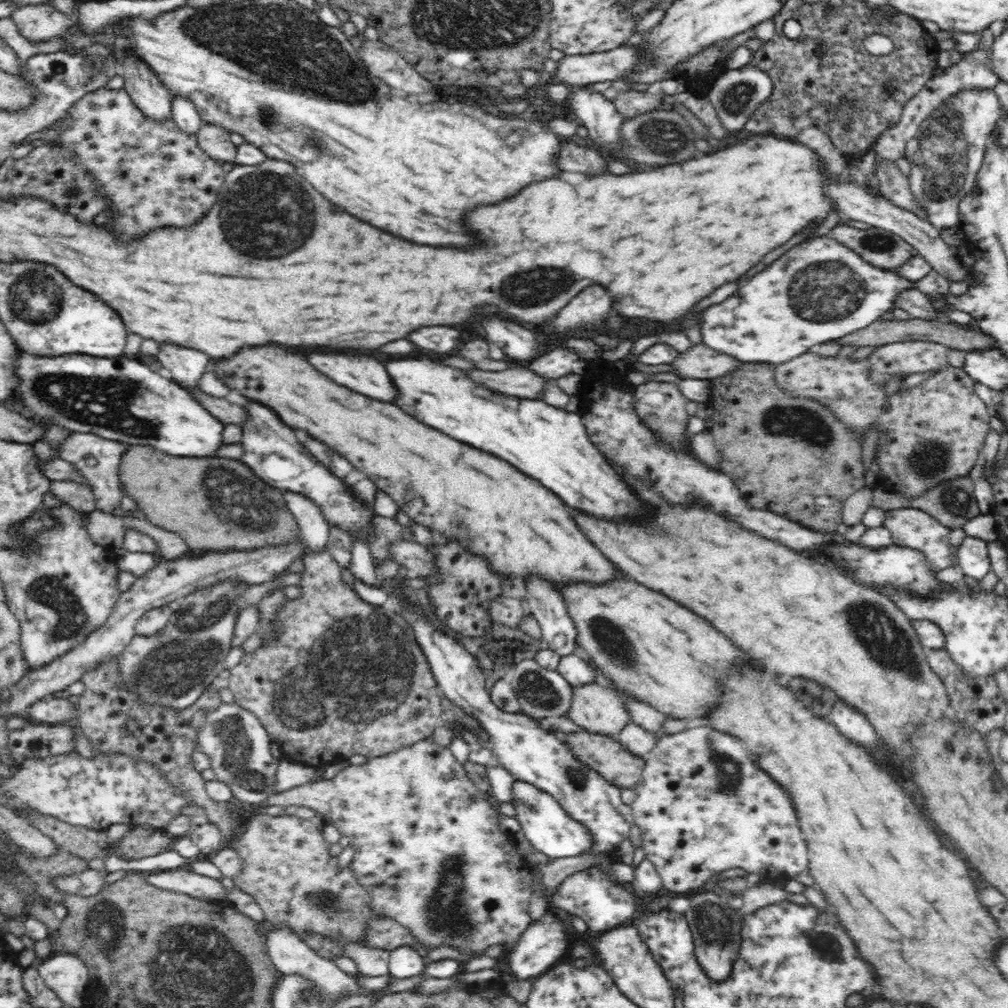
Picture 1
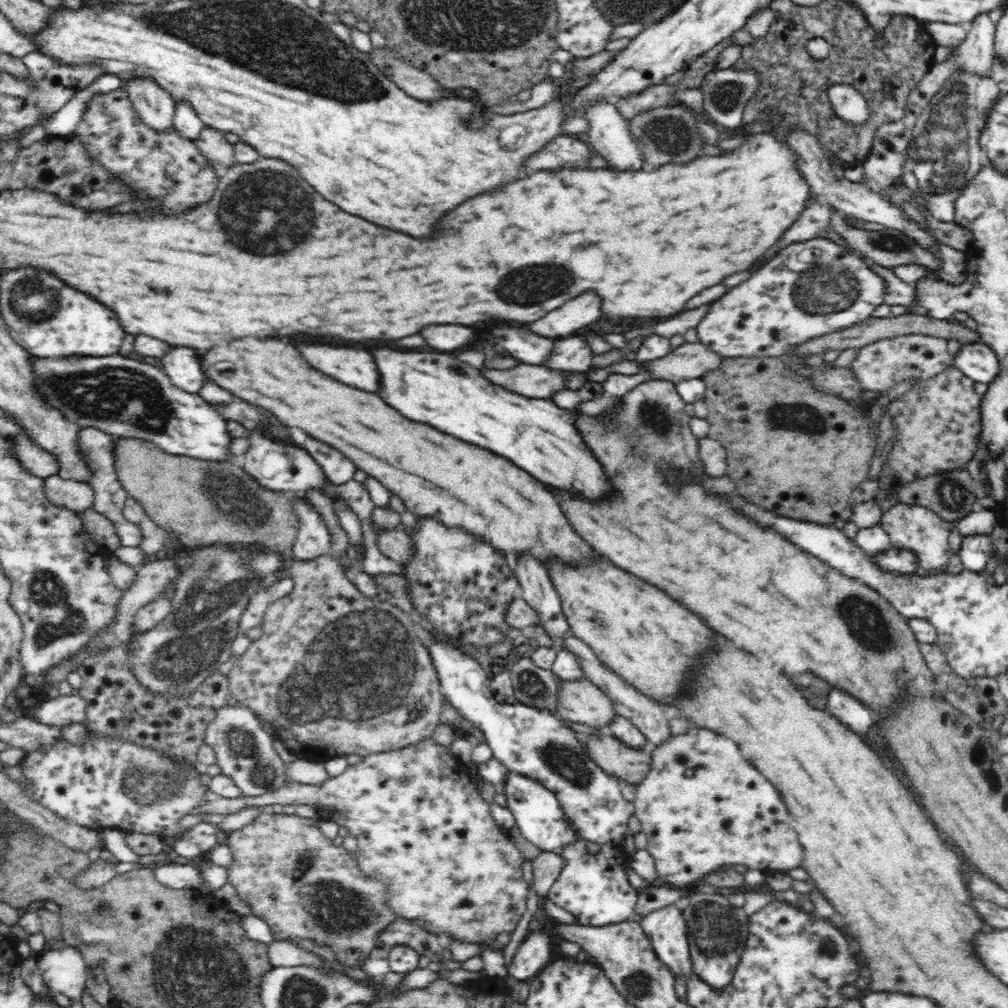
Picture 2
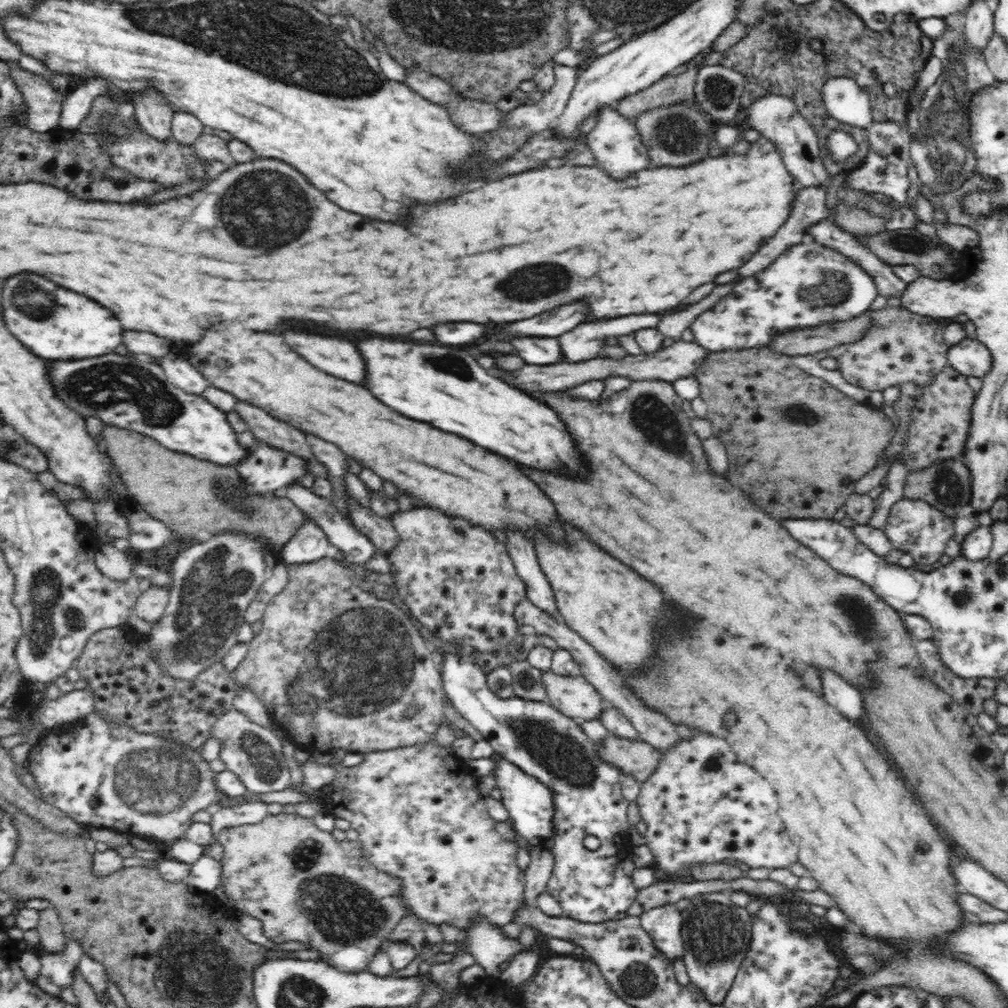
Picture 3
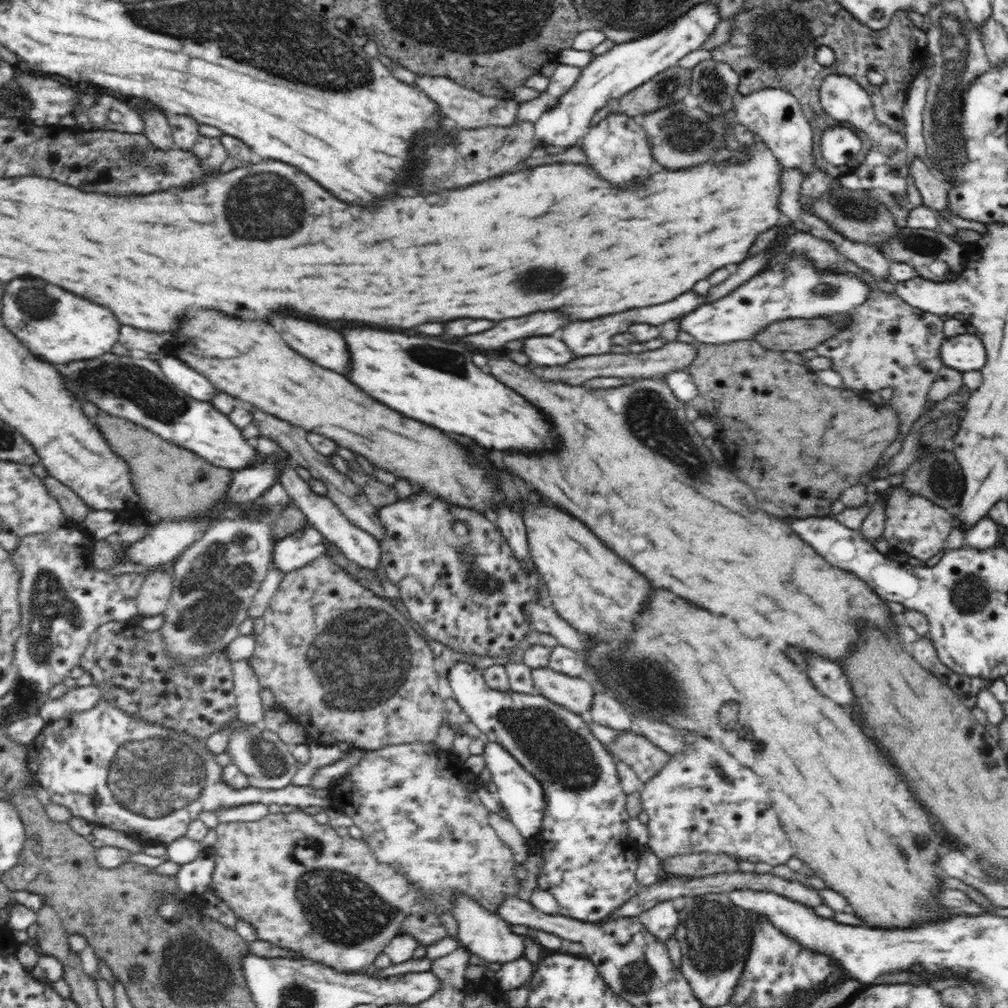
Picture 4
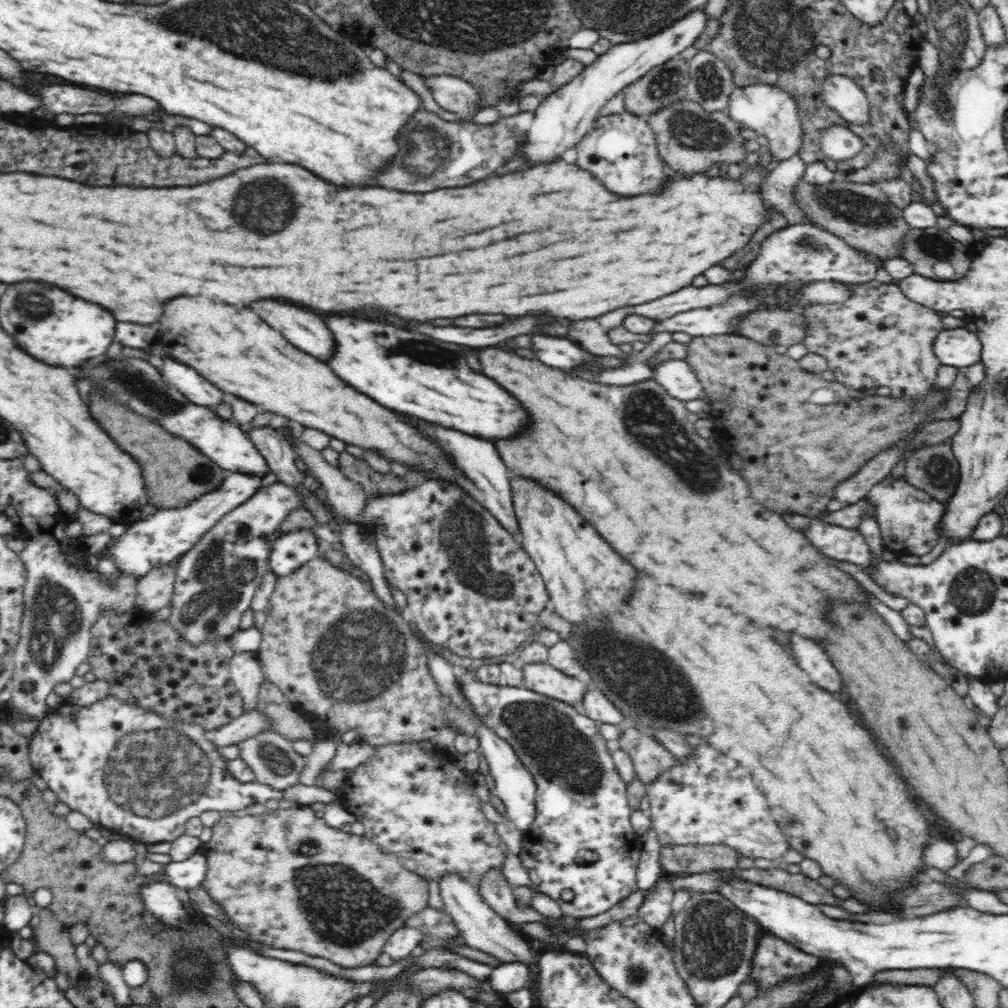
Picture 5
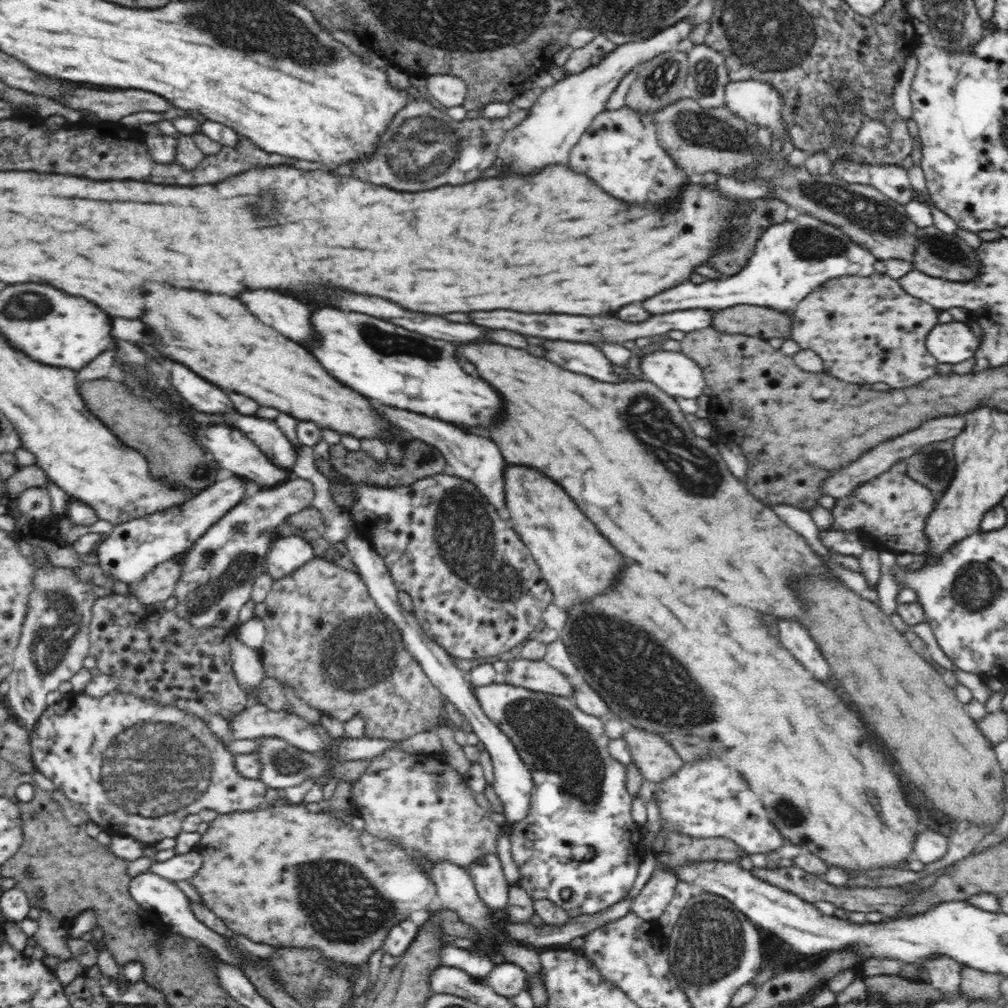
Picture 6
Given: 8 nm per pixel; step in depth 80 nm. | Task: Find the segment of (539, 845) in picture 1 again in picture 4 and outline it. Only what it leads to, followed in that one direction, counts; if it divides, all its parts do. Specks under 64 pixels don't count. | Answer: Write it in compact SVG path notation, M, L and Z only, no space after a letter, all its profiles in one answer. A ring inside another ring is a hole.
M487 742L482 754L486 761L487 768L490 770L492 780L496 784L496 800L499 801L504 810L508 812L508 818L514 823L524 838L532 838L540 832L542 820L544 820L544 789L540 781L528 772L505 748L498 742Z

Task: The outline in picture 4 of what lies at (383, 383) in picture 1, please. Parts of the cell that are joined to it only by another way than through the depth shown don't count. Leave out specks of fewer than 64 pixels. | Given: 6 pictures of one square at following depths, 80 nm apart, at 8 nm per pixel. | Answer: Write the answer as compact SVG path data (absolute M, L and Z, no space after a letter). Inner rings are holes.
M276 314L270 318L270 322L282 334L290 348L300 352L308 360L316 362L318 366L348 376L350 372L348 344L338 332L326 328L324 324L286 314L282 316Z

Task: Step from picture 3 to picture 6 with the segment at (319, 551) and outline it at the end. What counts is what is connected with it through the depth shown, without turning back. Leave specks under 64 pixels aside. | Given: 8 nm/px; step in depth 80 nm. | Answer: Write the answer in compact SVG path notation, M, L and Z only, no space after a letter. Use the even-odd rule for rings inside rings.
M296 532L289 537L280 536L268 550L265 571L272 579L280 579L294 573L312 558L312 545L307 537L296 535Z

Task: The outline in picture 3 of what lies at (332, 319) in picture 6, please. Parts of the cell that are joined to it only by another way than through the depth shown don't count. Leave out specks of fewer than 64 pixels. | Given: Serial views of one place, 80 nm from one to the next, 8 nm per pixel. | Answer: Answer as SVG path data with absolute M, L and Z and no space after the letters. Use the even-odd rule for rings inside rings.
M362 338L358 340L358 348L368 368L366 388L378 400L398 410L406 418L428 422L444 432L468 438L470 442L482 448L488 448L496 454L508 456L528 468L546 470L546 472L558 470L558 474L582 474L584 472L582 454L578 454L574 440L570 438L570 432L566 430L566 424L562 422L562 418L558 418L558 414L554 414L554 410L546 406L544 402L524 392L518 392L510 388L508 384L500 382L498 378L486 374L486 370L480 368L476 360L468 356L466 350L452 348L452 346L386 340L386 338Z

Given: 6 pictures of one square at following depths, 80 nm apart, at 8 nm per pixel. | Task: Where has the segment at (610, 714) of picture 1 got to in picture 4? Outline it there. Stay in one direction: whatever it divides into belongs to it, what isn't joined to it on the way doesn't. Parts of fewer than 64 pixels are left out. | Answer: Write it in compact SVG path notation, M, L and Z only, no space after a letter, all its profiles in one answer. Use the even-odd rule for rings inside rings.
M548 666L532 668L532 683L539 695L574 714L587 717L591 710L595 694L591 683L580 677L562 674Z

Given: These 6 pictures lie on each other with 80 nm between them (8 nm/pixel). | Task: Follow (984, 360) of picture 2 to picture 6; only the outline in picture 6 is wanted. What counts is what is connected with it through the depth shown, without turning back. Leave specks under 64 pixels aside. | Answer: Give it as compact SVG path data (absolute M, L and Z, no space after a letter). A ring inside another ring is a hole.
M953 320L938 322L926 336L926 347L938 363L953 365L975 358L979 340L969 324Z

